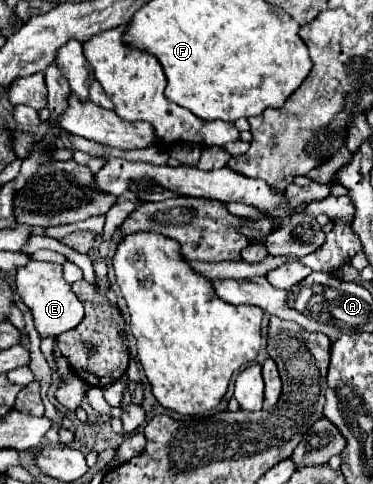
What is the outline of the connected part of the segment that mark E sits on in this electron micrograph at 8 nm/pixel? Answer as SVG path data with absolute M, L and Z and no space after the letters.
M28 260L26 266L18 268L16 274L16 292L20 294L22 302L28 304L28 308L34 314L36 330L42 338L46 336L60 336L66 330L72 330L82 318L84 318L84 306L72 292L70 284L62 276L62 266L54 262L38 262Z

